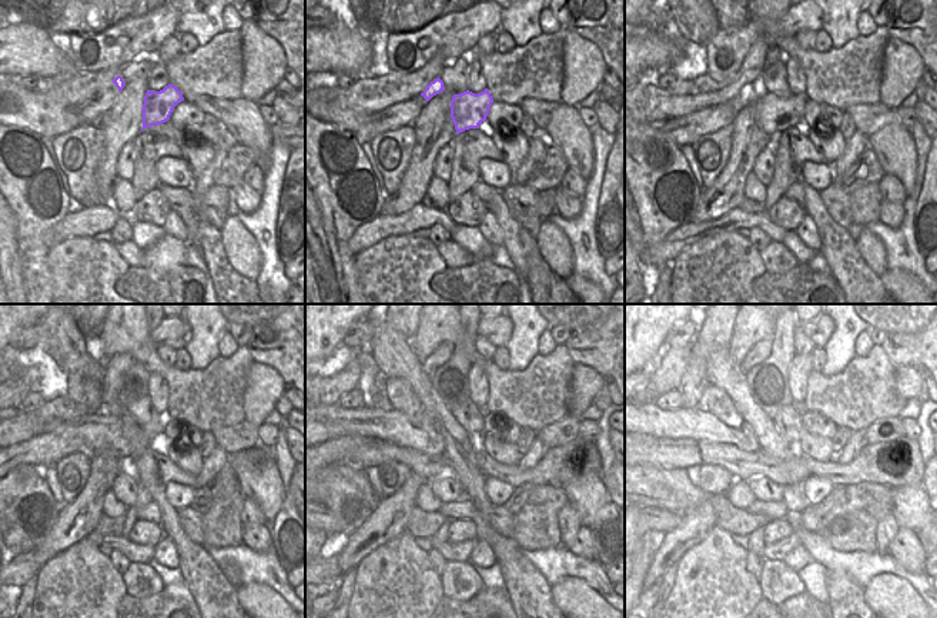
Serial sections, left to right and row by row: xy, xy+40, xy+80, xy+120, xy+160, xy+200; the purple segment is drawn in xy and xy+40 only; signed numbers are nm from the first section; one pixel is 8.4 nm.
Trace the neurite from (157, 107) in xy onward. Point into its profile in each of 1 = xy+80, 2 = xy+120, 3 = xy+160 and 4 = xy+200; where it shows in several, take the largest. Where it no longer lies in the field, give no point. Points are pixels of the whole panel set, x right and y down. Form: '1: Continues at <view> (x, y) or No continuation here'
1: Continues at xy+80 (775, 114)
2: Continues at xy+120 (100, 430)
3: Continues at xy+160 (392, 426)
4: Continues at xy+200 (682, 423)

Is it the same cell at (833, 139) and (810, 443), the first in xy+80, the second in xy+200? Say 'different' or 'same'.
same

